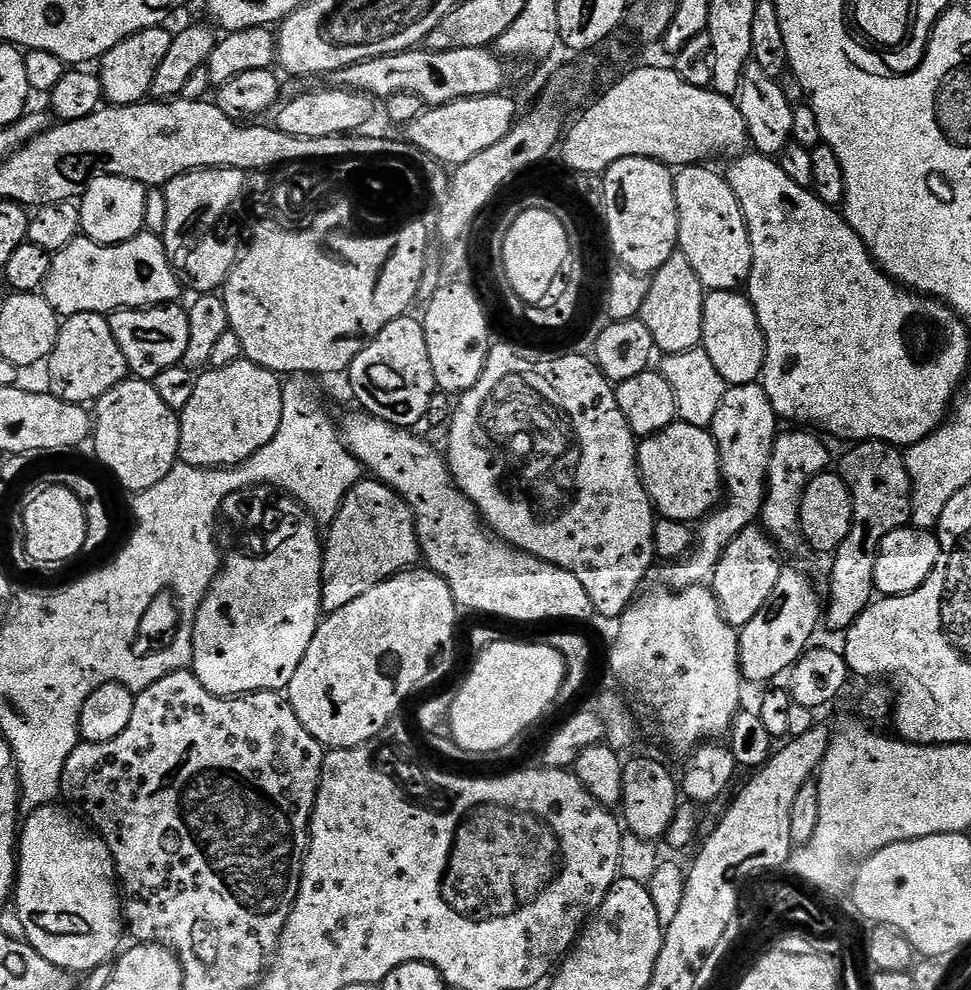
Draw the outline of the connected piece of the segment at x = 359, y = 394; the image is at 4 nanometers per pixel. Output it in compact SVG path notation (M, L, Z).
M412 314L399 316L390 326L386 326L373 340L364 345L364 349L354 358L349 366L346 379L356 395L356 400L361 409L369 412L374 420L390 422L399 428L415 429L419 420L423 421L430 410L430 398L438 389L434 382L434 369L430 367L430 354L426 350L426 334L423 323L416 320Z

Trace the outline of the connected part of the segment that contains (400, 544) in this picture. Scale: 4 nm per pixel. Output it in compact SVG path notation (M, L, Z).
M361 478L353 486L327 528L322 544L322 606L325 613L350 606L350 602L362 598L366 590L374 590L383 580L411 569L415 565L412 563L421 559L412 507L390 486L375 478Z

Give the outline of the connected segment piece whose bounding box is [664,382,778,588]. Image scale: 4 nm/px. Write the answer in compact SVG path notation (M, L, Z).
M763 383L733 384L714 414L711 434L718 446L720 455L720 474L726 495L715 509L699 521L694 532L692 551L683 560L675 561L664 572L669 585L689 588L695 584L704 584L711 577L722 558L724 548L738 538L742 530L753 527L761 519L764 510L764 498L768 493L768 471L772 448L778 435L778 417Z

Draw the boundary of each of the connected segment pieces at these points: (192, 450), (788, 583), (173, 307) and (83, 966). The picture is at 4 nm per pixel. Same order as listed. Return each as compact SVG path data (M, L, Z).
M241 358L230 366L209 367L196 377L194 395L180 417L180 460L195 468L235 468L246 462L282 426L284 386L277 373Z
M785 567L783 571L780 573L780 577L778 578L778 586L774 586L774 590L772 593L770 593L770 598L766 598L766 606L762 606L762 610L758 610L758 614L754 614L754 618L750 618L750 622L747 626L745 626L742 629L739 629L740 634L740 674L741 677L745 681L748 680L752 684L764 684L767 685L769 682L767 680L772 680L775 678L775 676L782 677L789 671L789 669L792 668L793 665L796 665L797 662L803 657L804 653L809 650L810 645L813 643L812 635L816 632L816 627L819 626L819 624L822 624L822 596L820 593L820 596L818 593L816 593L816 588L814 585L812 585L812 580L810 577L807 576L804 572L799 572L796 568L788 568Z
M173 302L154 308L122 308L108 316L114 342L118 342L133 377L155 381L162 370L175 368L183 361L186 342L190 339L190 322L187 311L180 306Z
M56 807L31 809L19 829L14 907L22 922L23 939L38 950L46 962L68 974L87 974L109 963L121 951L120 935L126 932L126 921L122 915L122 888L118 883L116 863L104 839L91 827L83 828L70 813Z

